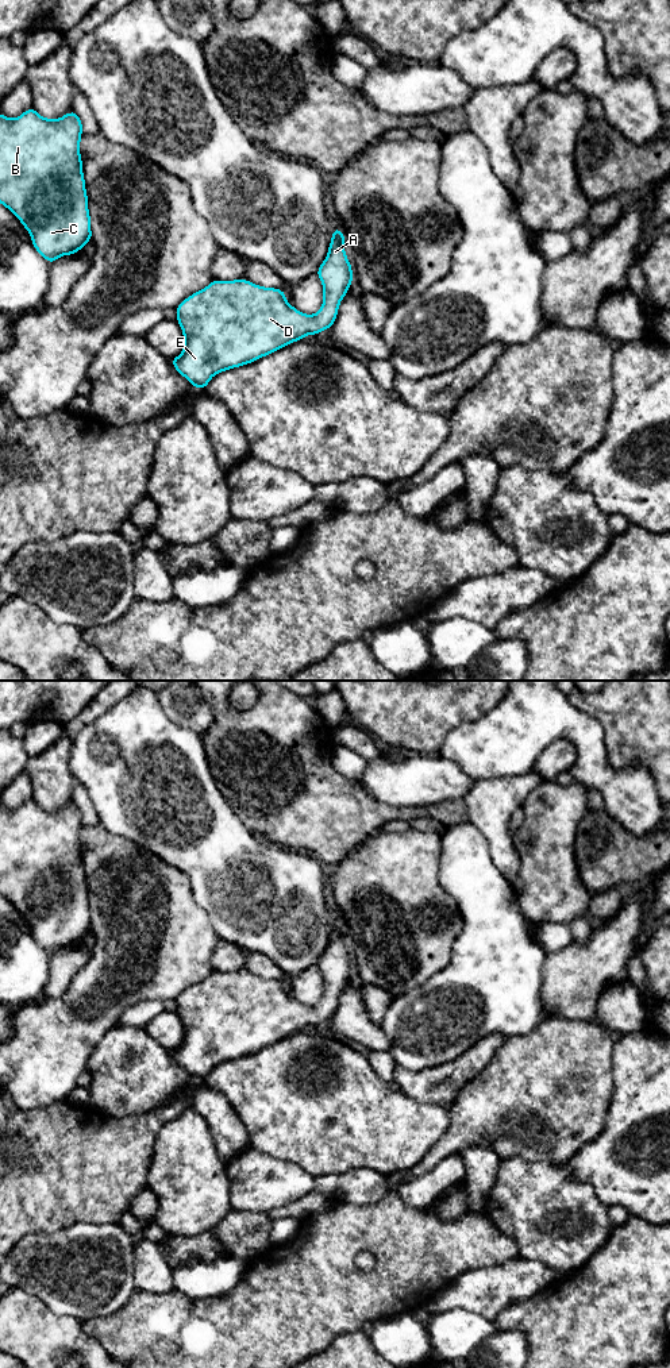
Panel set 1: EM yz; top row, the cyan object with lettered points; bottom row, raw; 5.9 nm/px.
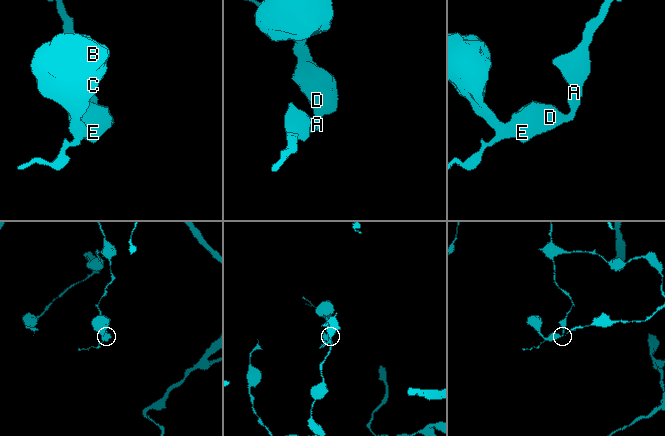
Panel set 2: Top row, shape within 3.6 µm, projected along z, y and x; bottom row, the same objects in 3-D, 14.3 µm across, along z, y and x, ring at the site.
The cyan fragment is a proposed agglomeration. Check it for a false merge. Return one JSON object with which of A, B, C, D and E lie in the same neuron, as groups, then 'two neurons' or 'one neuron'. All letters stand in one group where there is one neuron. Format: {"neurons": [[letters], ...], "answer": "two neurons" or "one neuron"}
{"neurons": [["A", "B", "C", "D", "E"]], "answer": "one neuron"}

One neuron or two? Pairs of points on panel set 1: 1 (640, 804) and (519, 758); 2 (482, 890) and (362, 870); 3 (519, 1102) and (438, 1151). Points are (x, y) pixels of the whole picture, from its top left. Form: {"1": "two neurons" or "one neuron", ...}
{"1": "one neuron", "2": "two neurons", "3": "one neuron"}

